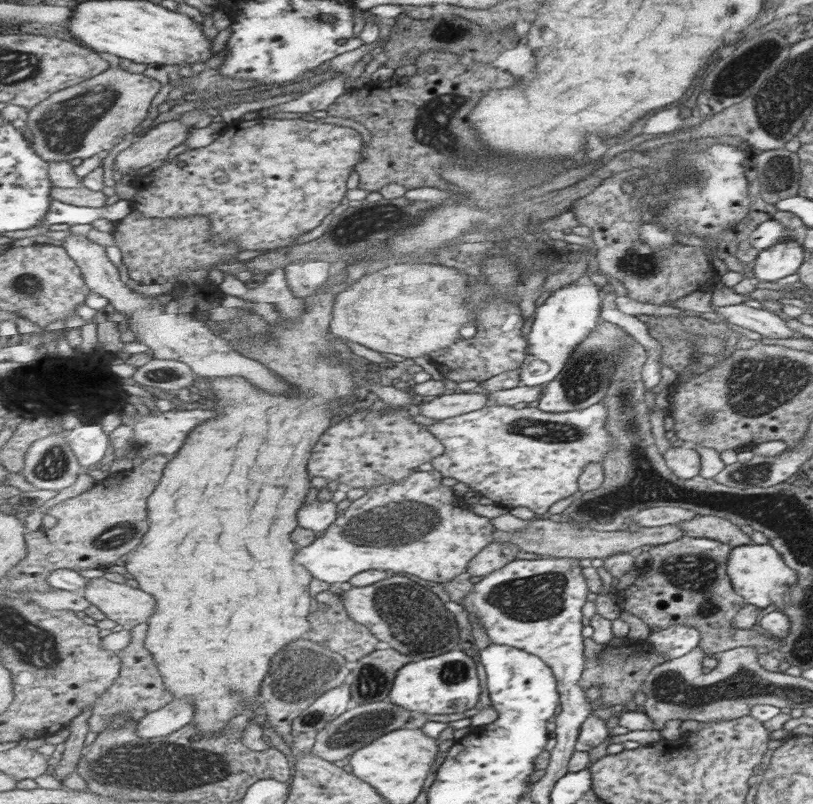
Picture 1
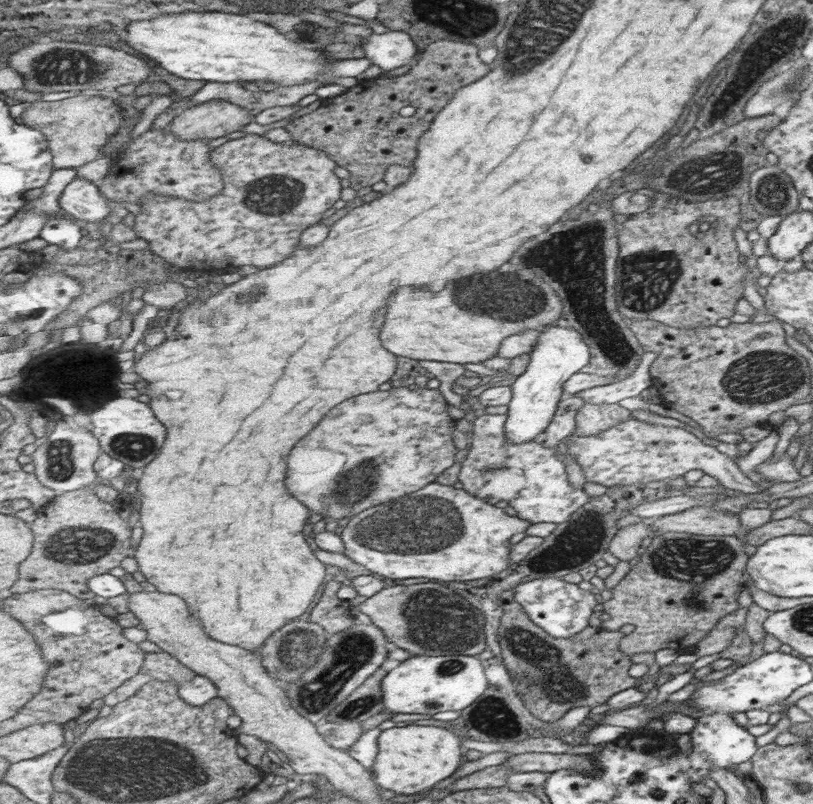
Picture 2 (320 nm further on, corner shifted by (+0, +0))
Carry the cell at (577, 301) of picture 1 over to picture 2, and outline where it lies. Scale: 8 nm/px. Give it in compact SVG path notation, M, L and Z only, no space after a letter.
M552 323L540 330L523 374L516 376L513 382L508 382L512 394L506 405L507 422L504 428L509 442L515 445L529 443L548 429L560 398L564 396L564 383L577 371L583 371L588 364L589 351L584 342L583 336L571 326Z

